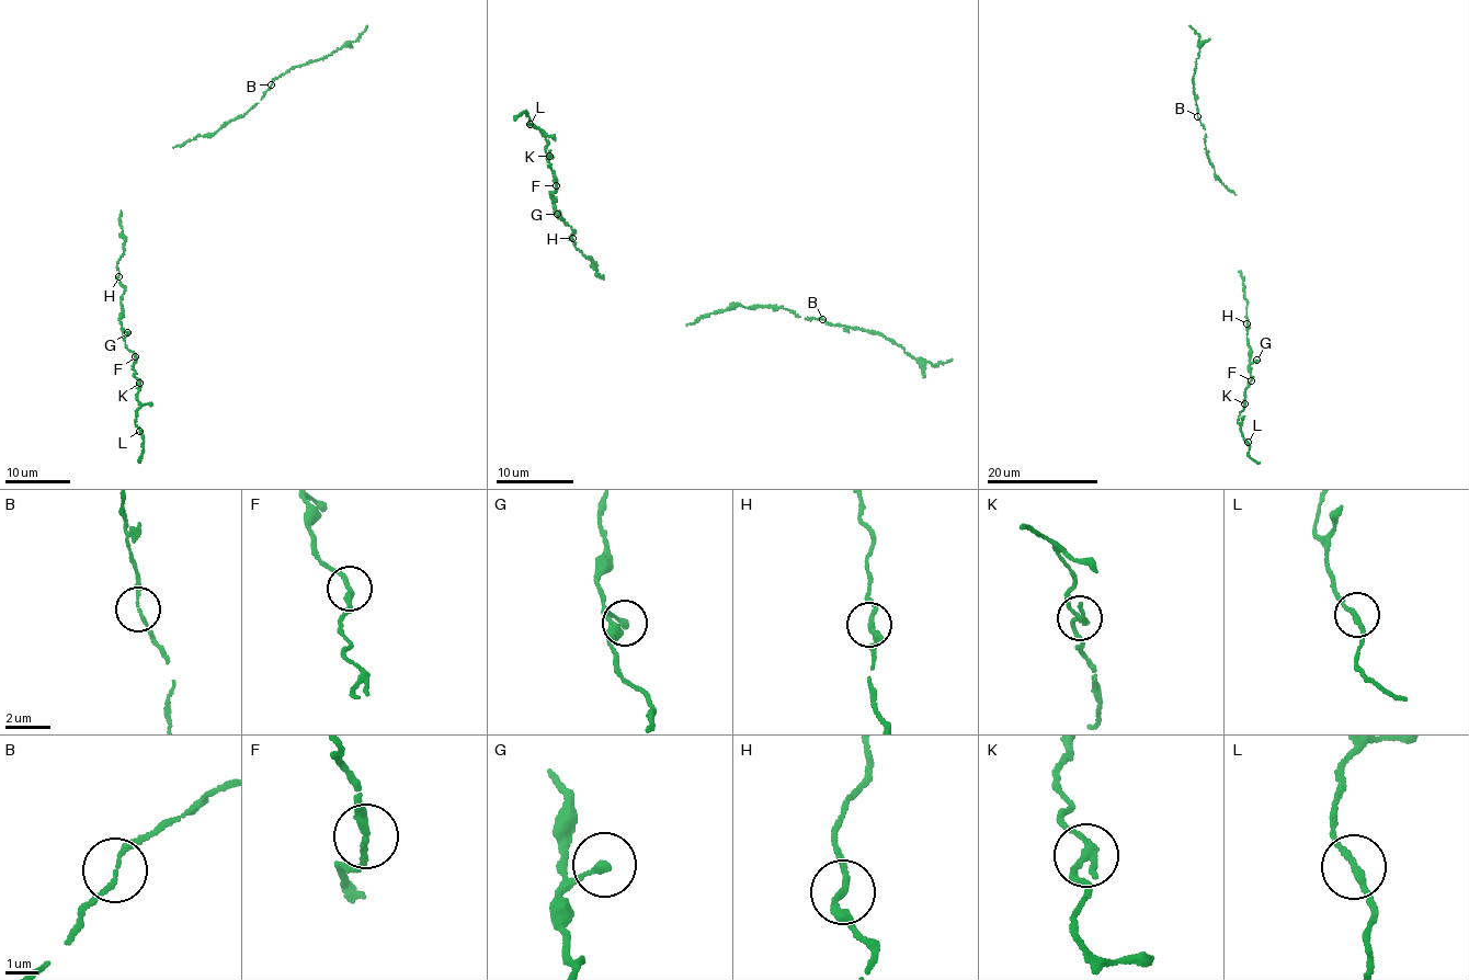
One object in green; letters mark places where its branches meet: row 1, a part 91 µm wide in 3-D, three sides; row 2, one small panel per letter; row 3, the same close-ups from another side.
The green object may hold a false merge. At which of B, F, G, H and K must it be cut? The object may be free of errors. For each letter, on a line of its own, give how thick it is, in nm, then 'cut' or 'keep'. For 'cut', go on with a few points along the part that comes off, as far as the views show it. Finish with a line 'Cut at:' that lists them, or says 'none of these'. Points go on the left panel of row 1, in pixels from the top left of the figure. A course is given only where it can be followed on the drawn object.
B: 110 nm thick; keep
F: 200 nm thick; keep
G: 240 nm thick; keep
H: 220 nm thick; keep
K: 200 nm thick; cut; foreign part runs (138, 383), (135, 423), (144, 440), (139, 463)
Cut at: K

